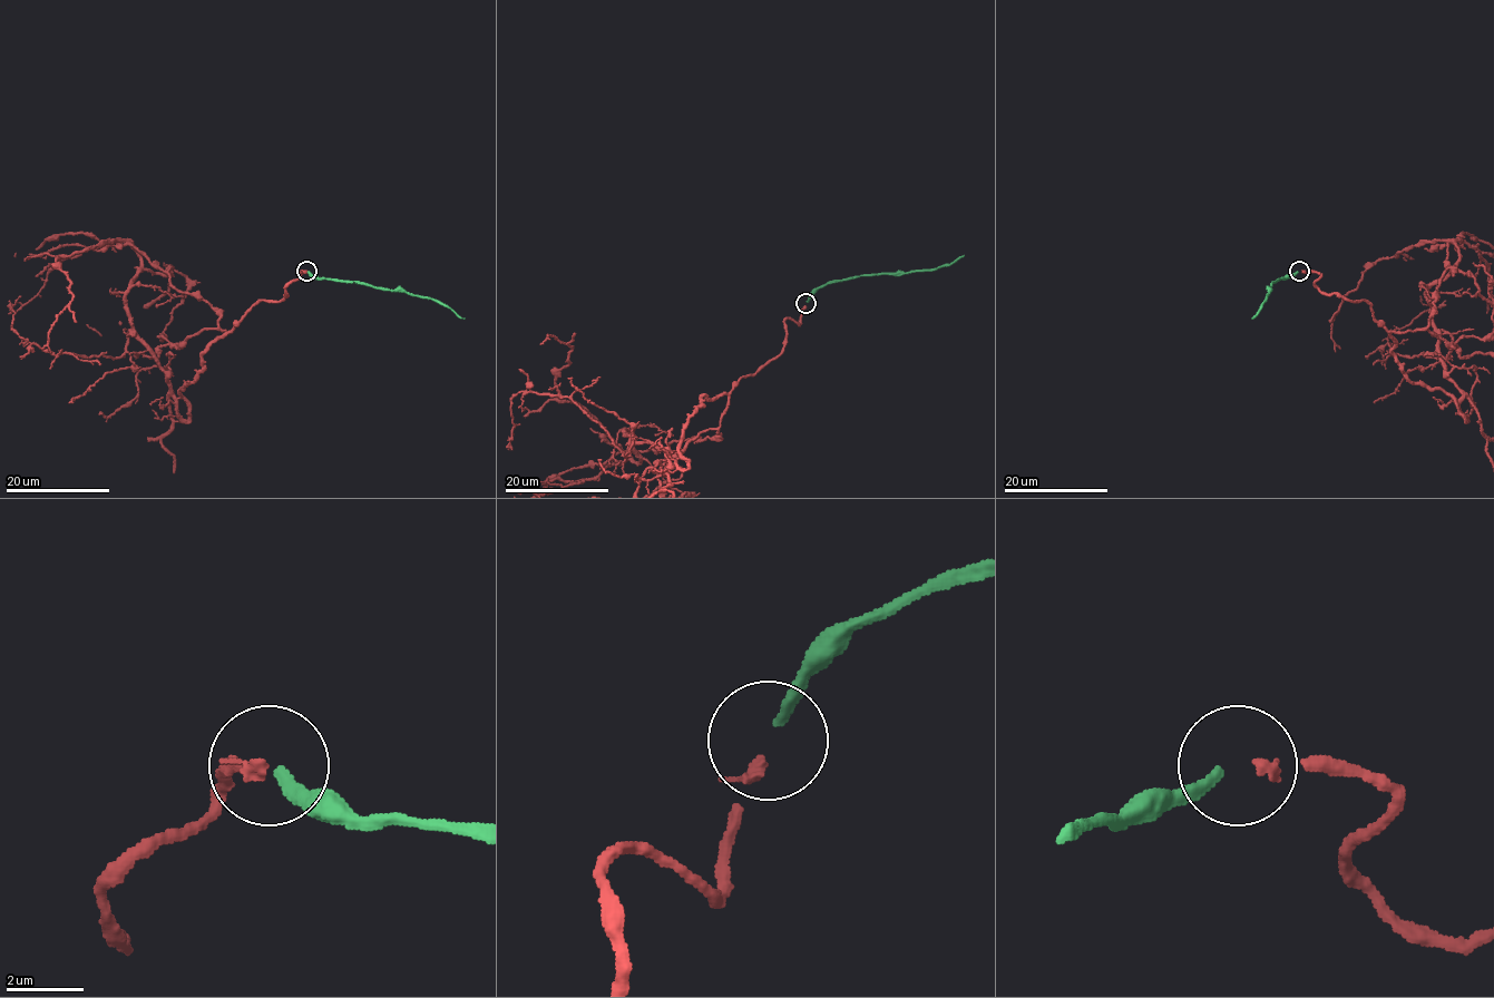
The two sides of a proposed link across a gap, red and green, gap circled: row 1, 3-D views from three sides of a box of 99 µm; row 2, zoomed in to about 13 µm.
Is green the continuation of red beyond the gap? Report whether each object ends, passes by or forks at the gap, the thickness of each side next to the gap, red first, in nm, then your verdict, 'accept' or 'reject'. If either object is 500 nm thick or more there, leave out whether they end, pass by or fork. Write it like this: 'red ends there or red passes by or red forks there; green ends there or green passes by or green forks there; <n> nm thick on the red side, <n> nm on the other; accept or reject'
red ends there; green ends there; 280 nm thick on the red side, 280 nm on the other; accept

